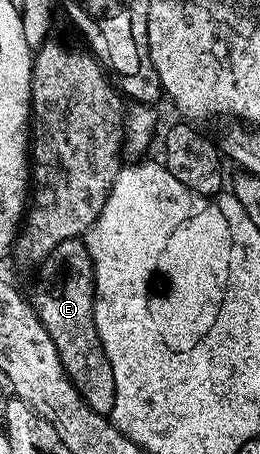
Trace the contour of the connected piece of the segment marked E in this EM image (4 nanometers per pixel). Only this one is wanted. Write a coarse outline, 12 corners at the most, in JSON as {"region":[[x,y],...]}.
{"region":[[85,240],[41,261],[34,311],[91,409],[116,383],[94,322]]}

